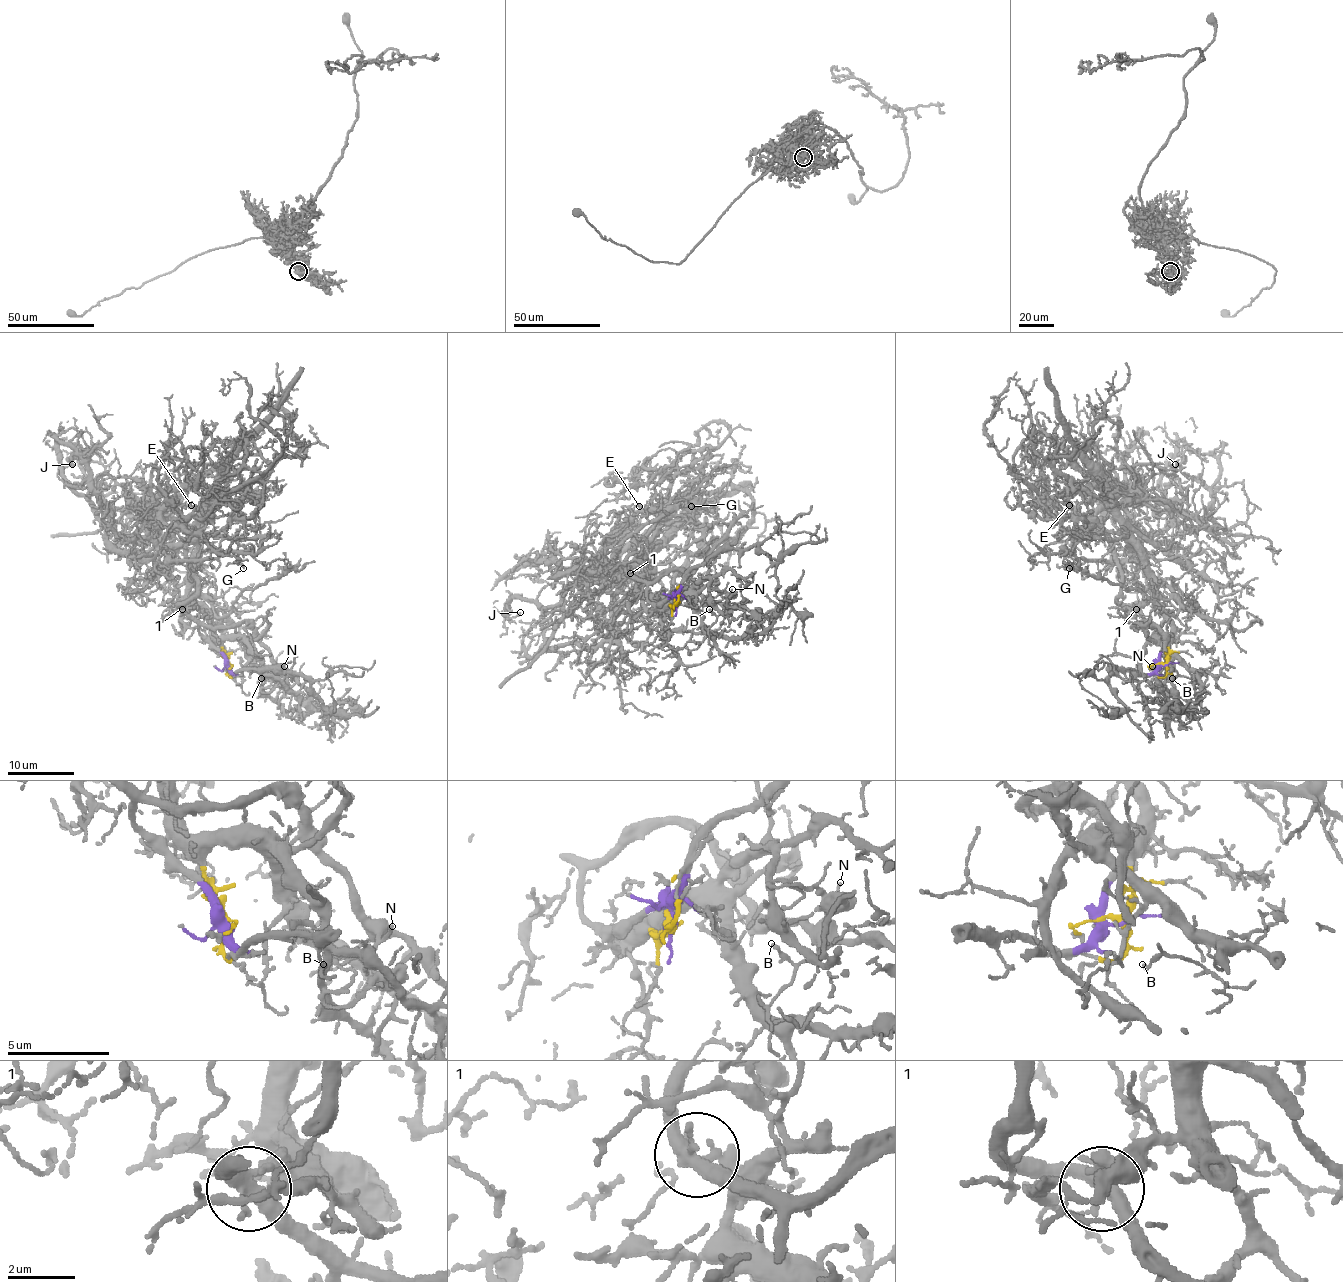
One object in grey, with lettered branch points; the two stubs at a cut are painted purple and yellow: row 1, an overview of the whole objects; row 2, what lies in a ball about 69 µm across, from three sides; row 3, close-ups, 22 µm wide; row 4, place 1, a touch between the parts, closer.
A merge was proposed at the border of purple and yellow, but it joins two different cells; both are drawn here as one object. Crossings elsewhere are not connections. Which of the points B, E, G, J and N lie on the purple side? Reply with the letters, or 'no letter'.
B, E, G, N

